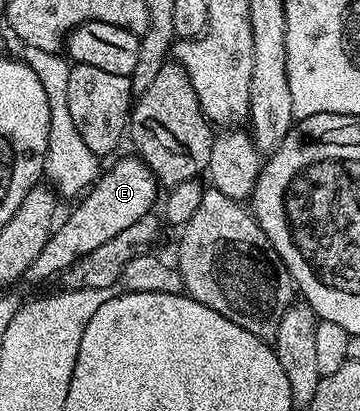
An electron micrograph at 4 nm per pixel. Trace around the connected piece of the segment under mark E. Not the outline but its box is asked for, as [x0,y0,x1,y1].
[23,157,161,286]

